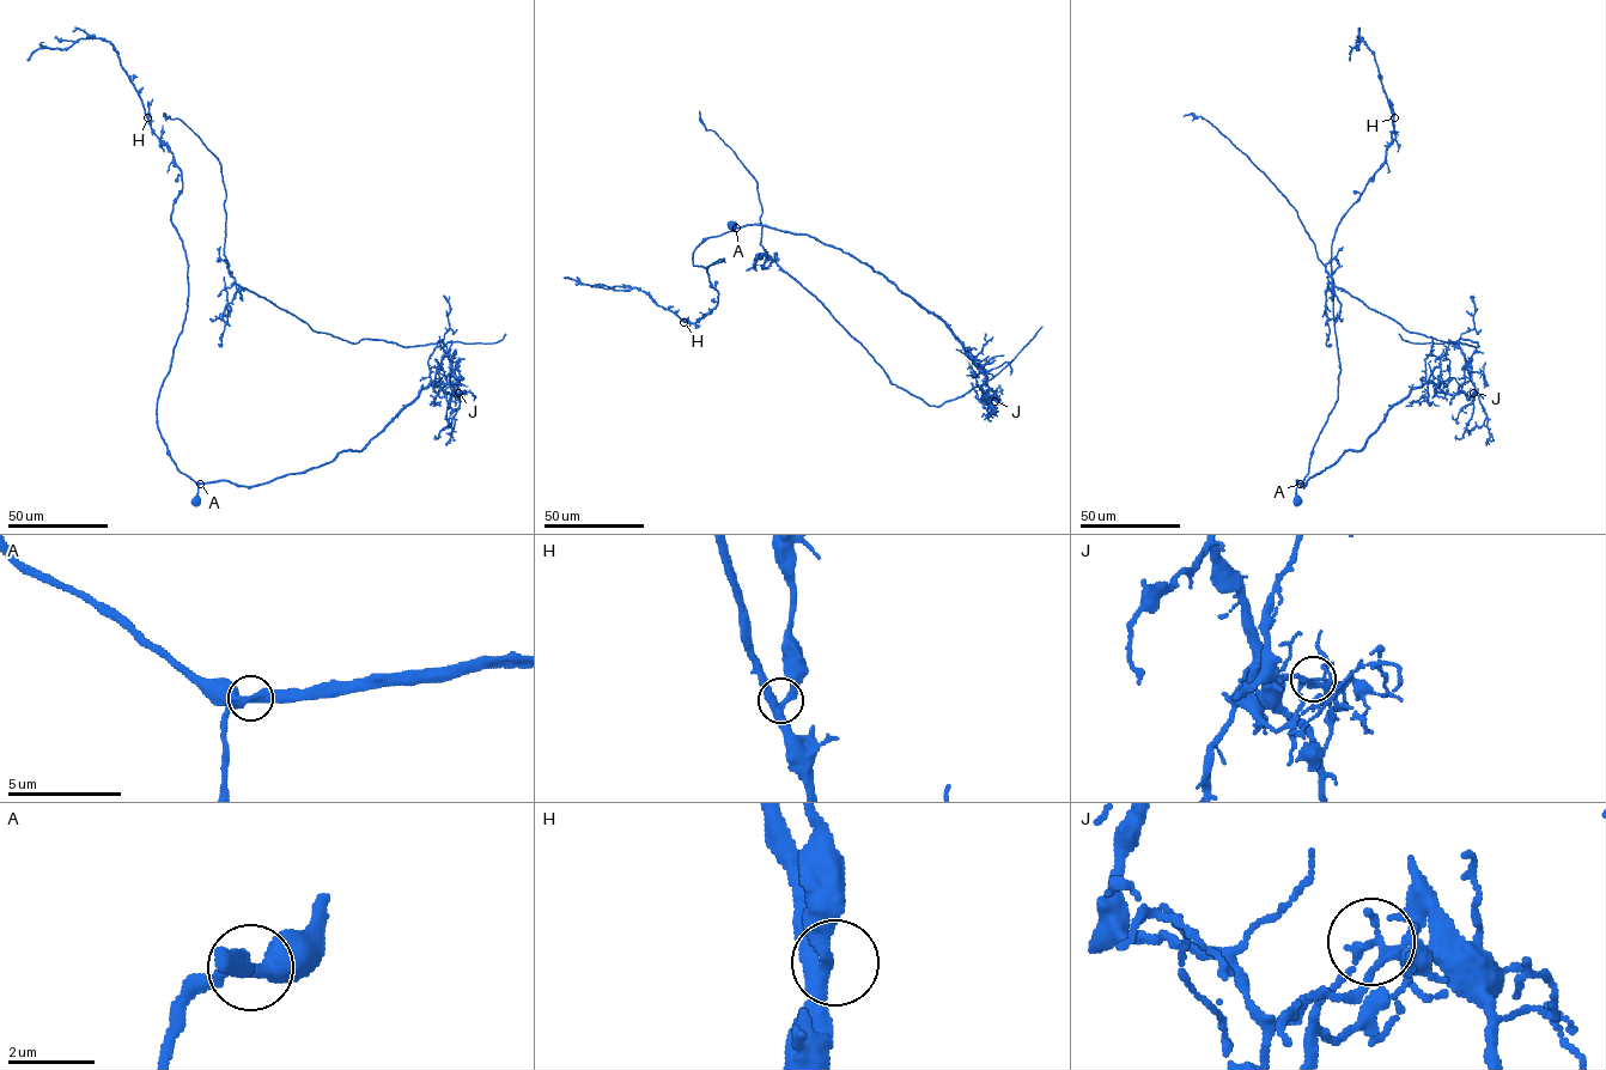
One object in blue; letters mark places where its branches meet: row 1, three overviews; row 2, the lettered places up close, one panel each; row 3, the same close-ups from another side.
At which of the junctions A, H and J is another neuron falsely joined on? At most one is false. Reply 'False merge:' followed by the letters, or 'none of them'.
False merge: J

